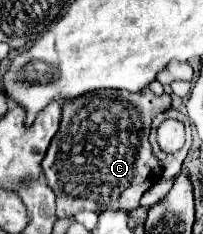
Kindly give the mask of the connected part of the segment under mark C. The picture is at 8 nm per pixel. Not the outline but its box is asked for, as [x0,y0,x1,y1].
[42,87,172,217]

